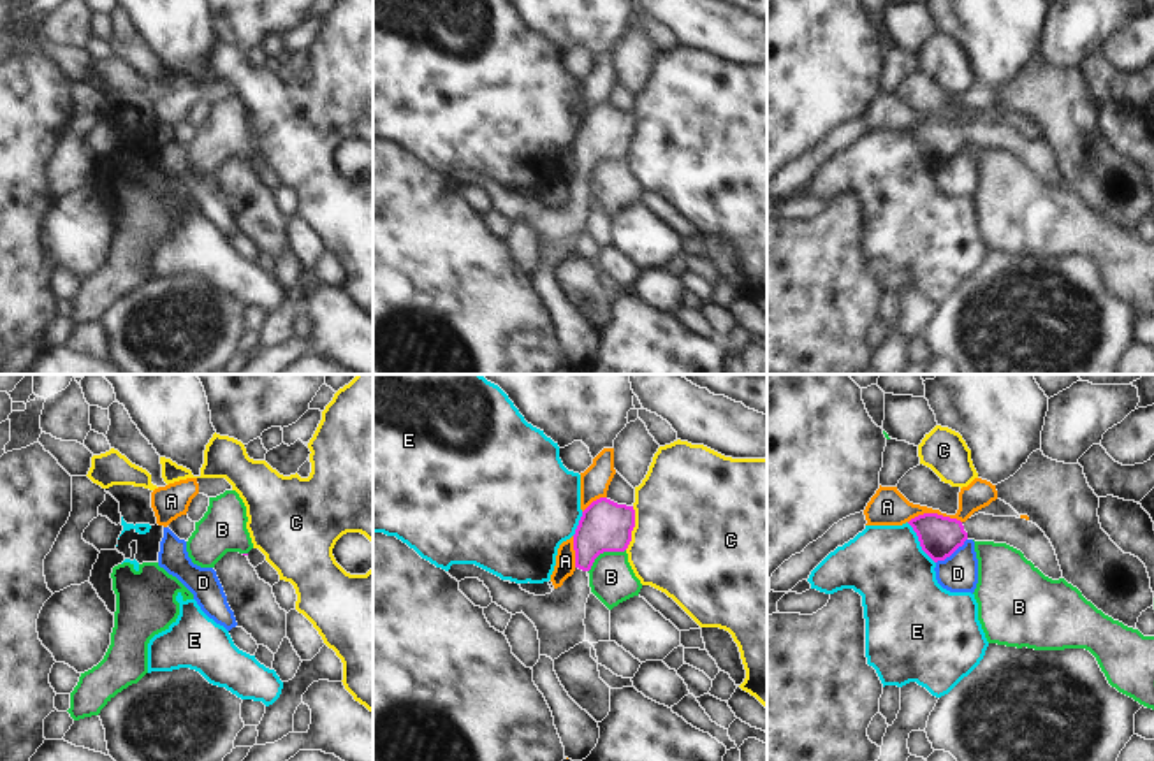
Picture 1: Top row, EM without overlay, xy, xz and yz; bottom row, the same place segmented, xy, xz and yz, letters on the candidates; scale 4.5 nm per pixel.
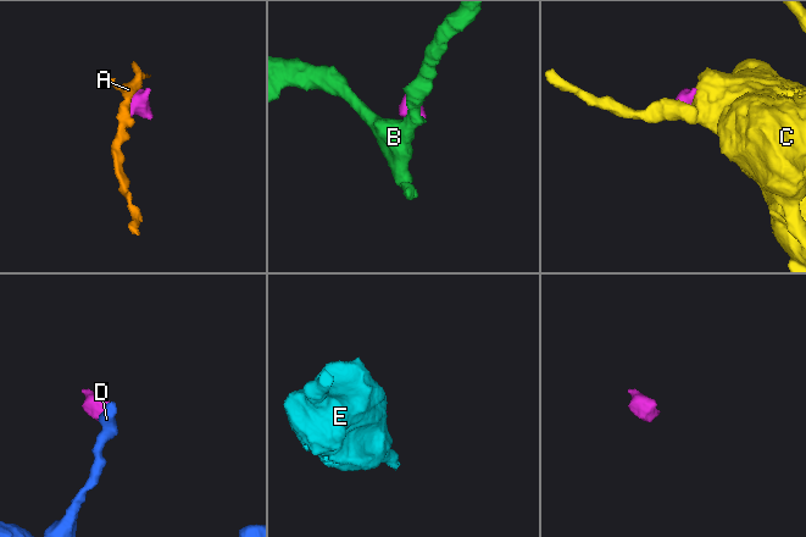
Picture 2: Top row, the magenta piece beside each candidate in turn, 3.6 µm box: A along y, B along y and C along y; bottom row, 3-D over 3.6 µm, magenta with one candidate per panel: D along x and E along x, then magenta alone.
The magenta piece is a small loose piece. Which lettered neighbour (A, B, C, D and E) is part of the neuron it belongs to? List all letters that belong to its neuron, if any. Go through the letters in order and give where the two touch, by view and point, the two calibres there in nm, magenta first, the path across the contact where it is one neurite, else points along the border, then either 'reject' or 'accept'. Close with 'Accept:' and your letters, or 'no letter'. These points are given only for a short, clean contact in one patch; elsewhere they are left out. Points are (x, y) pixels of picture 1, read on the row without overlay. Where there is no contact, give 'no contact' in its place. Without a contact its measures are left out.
A: yz (934, 120) | 190/170 nm | along yz (961, 127), (936, 120), (919, 120), (908, 129) | reject
B: xz (604, 157) | 240/200 nm | reject
C: xz (634, 132) | 240/500 nm | along xz (634, 113), (632, 146), (625, 155) | reject
D: yz (952, 159) | 190/180 nm | along yz (966, 144), (936, 169) | reject
E: yz (920, 150) | 190/360 nm | along yz (906, 129), (915, 139), (920, 155), (934, 169) | reject
Accept: no letter

